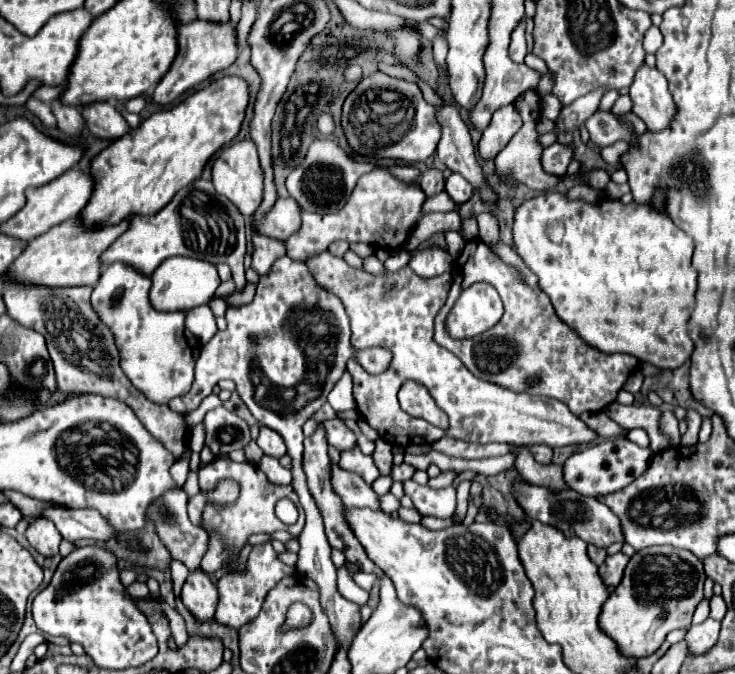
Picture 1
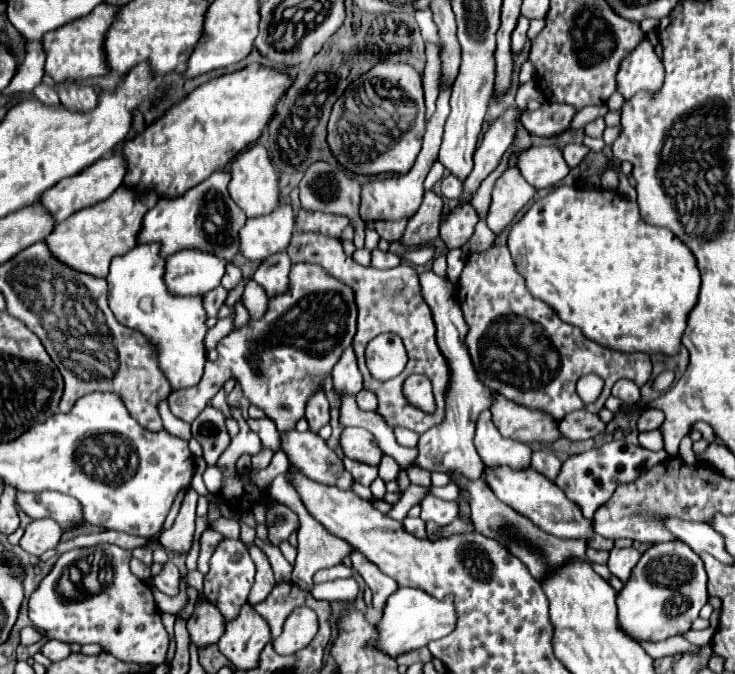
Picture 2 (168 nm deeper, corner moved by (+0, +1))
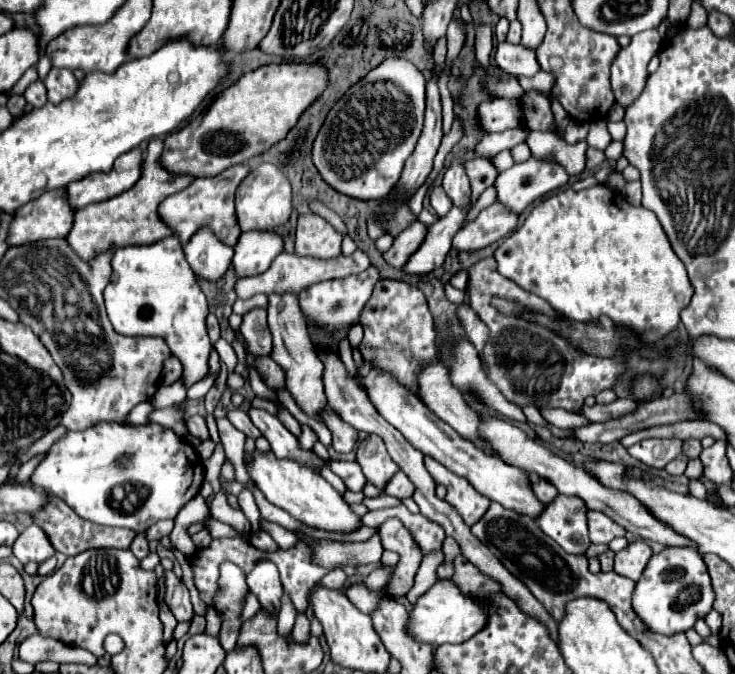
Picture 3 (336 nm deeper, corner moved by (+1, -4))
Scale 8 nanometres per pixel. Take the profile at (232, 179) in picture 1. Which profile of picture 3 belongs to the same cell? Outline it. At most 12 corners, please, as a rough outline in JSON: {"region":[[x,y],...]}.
{"region":[[273,164],[237,192],[243,232],[275,230],[293,214],[291,182]]}

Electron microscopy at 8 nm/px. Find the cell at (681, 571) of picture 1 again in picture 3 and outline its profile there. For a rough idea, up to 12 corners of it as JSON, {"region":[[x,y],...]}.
{"region":[[697,550],[653,554],[633,610],[657,634],[693,628],[713,606]]}

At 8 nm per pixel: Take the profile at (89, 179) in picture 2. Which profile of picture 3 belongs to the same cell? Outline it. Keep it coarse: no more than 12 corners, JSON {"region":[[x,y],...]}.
{"region":[[133,148],[109,172],[67,186],[75,210],[129,190],[141,176],[143,150]]}

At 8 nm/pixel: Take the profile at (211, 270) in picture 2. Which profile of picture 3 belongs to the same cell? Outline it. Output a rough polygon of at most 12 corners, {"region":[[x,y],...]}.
{"region":[[199,228],[183,246],[197,276],[219,280],[233,246],[211,228]]}

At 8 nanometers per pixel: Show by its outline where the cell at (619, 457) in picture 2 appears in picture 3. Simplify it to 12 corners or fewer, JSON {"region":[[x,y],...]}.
{"region":[[557,496],[539,528],[569,554],[589,548],[587,506]]}

